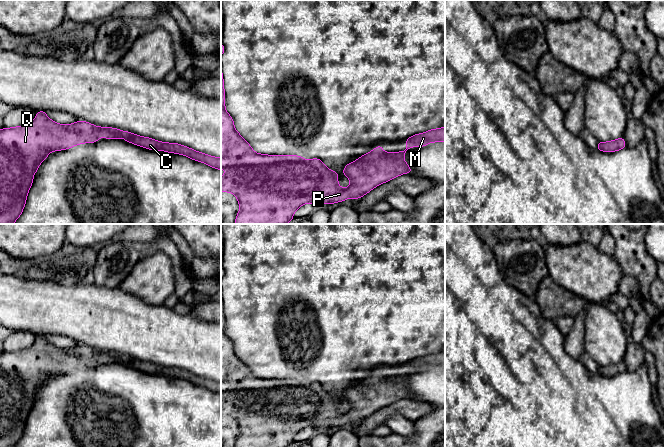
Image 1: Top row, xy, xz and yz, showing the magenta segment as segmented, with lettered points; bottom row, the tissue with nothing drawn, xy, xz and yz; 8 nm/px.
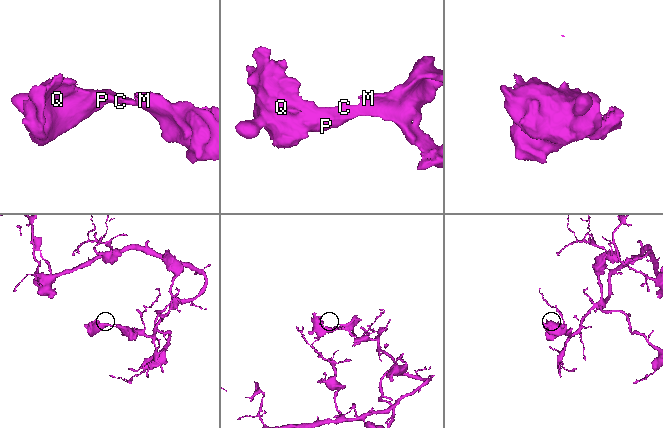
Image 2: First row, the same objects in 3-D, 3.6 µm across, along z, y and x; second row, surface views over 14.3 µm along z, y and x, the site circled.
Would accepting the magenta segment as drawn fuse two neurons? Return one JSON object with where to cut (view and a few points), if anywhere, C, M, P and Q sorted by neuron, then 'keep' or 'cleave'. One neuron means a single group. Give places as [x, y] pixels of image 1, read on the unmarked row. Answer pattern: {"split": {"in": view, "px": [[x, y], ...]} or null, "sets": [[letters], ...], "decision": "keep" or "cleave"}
{"split": null, "sets": [["C", "M", "P", "Q"]], "decision": "keep"}

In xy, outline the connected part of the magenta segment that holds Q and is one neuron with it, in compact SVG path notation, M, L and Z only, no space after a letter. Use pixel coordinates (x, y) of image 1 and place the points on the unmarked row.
M38 335L31 347L0 354L0 448L13 448L22 438L33 400L50 376L94 367L101 364L100 360L124 362L150 374L185 379L221 394L221 382L184 369L156 365L116 352L98 351L86 345L62 349L49 343L46 335Z

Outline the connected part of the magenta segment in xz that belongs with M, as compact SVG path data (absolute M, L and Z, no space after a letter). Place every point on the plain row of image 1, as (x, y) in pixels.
M221 292L221 393L226 394L226 398L221 400L221 415L233 417L237 421L240 434L236 440L235 448L287 448L294 443L294 436L303 428L334 428L348 422L359 423L380 408L405 397L411 398L412 393L404 385L404 379L413 370L423 371L432 366L445 366L444 351L407 362L406 373L402 376L387 377L382 374L382 368L378 369L371 376L344 391L343 399L350 404L350 410L341 412L338 409L338 397L327 392L318 382L305 384L296 379L265 379L254 376L250 368L236 355L232 341L225 334L224 305Z

